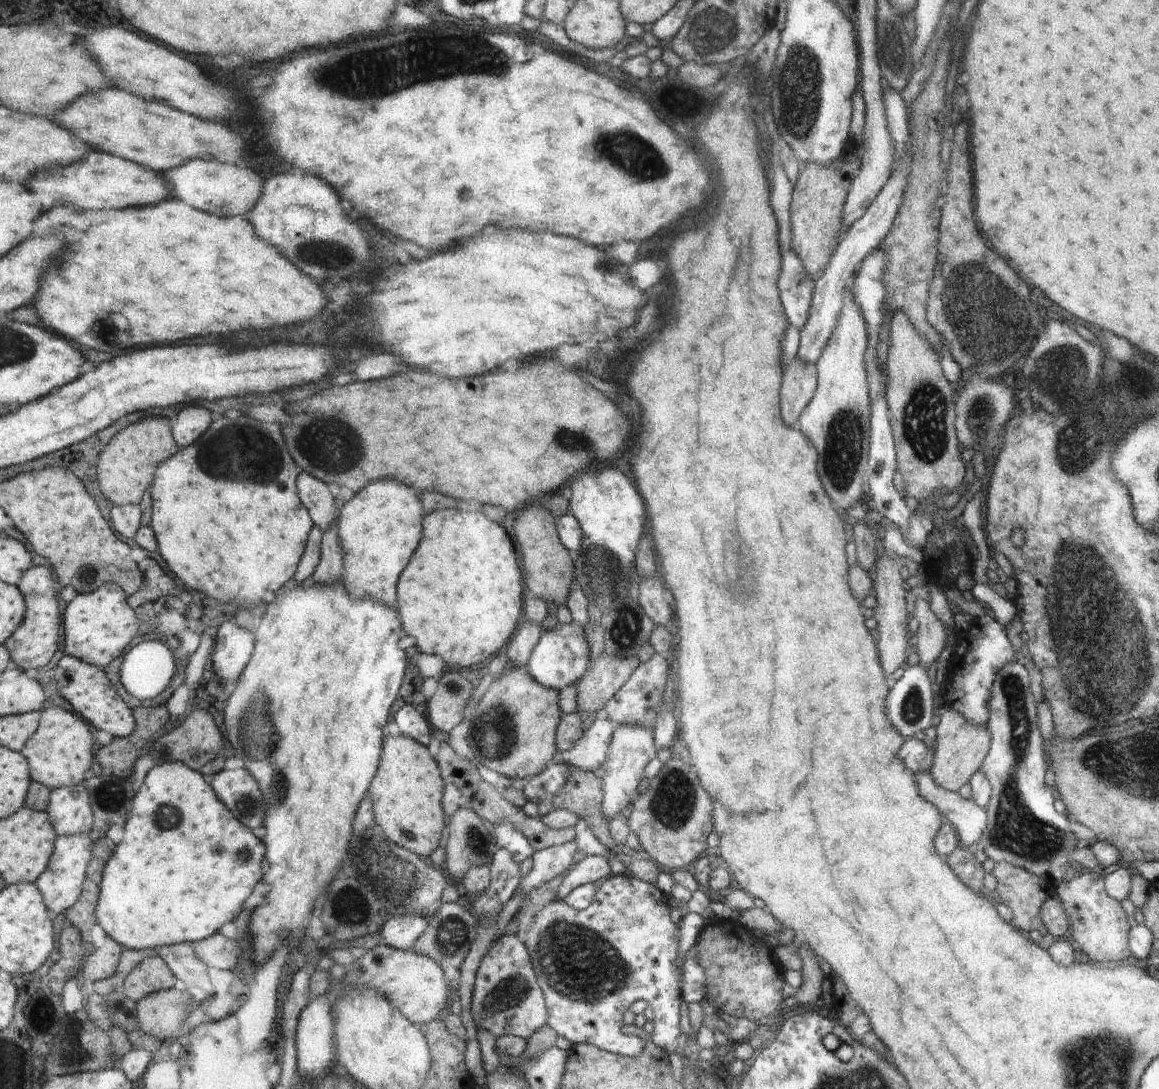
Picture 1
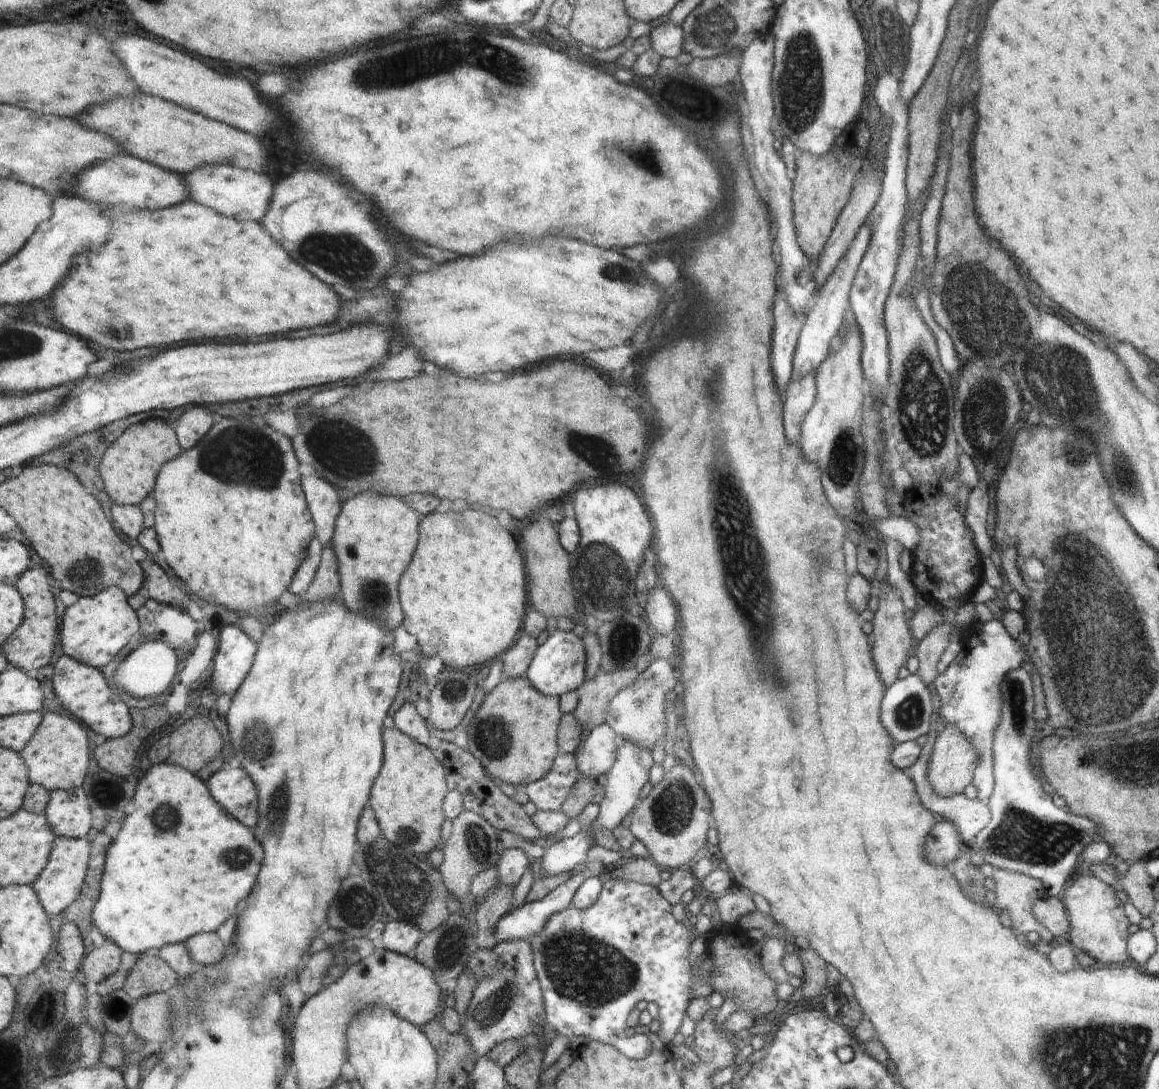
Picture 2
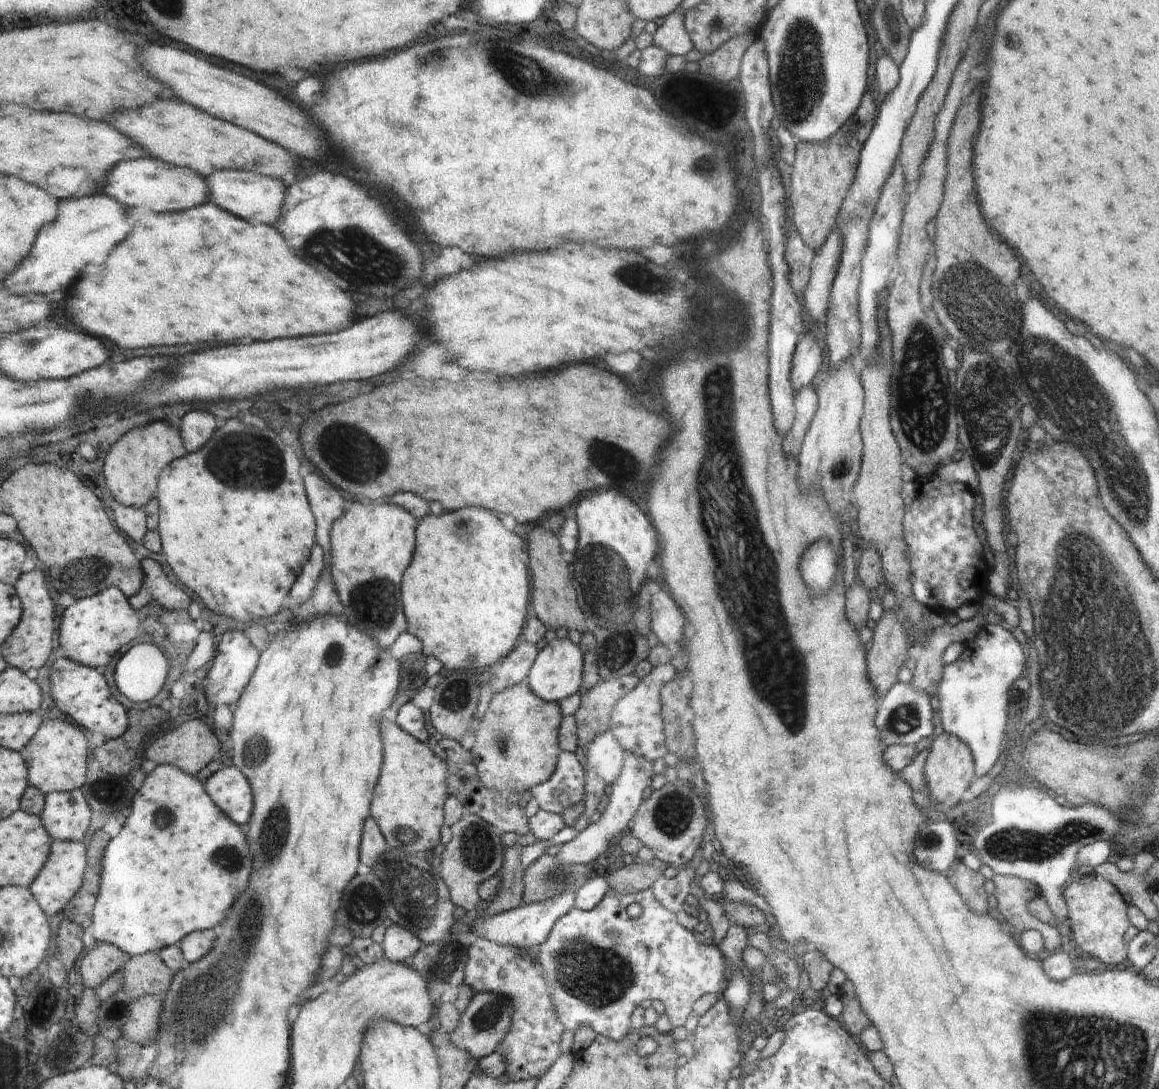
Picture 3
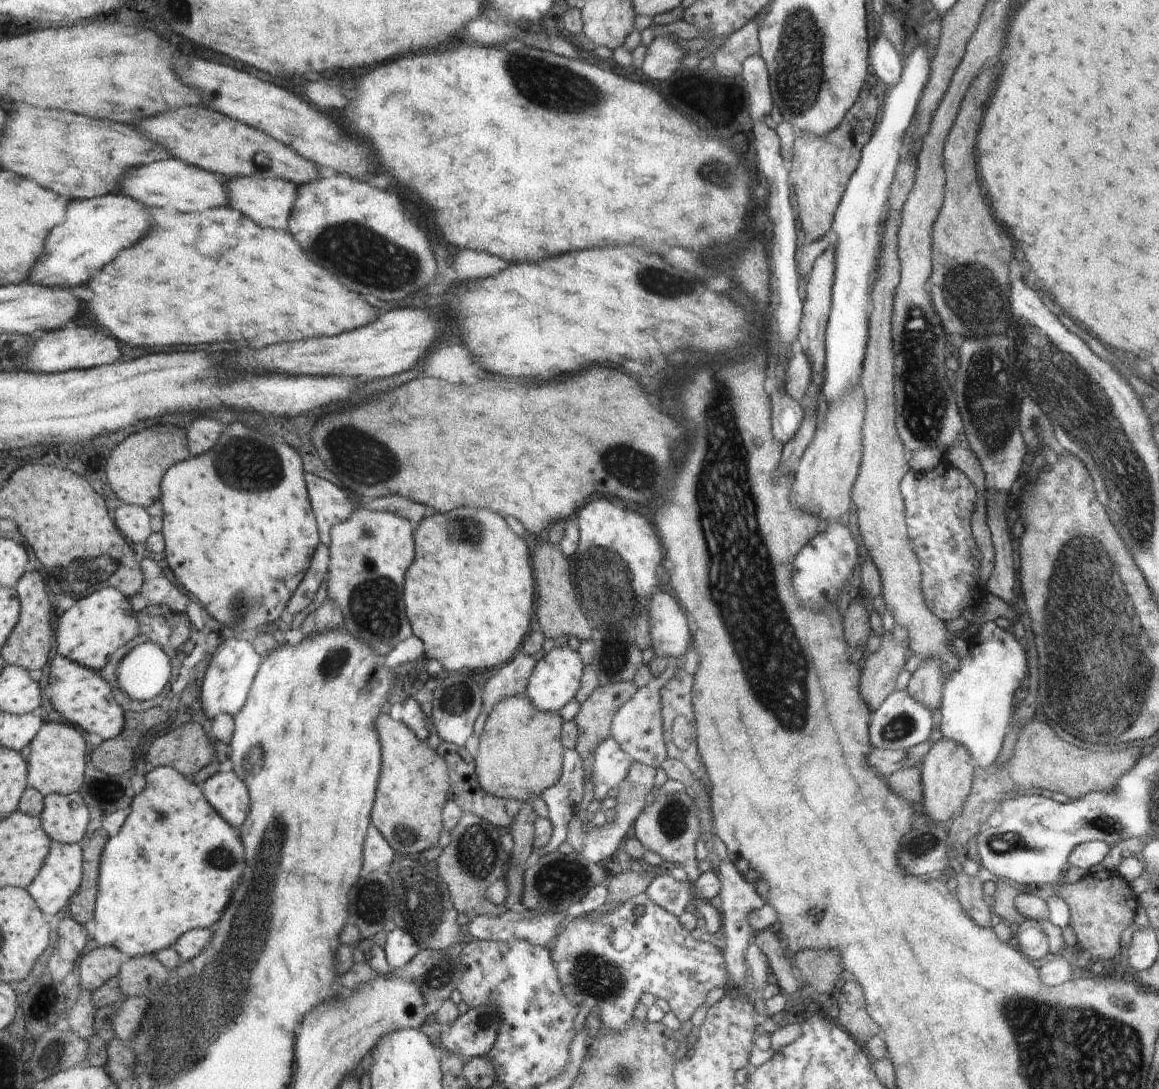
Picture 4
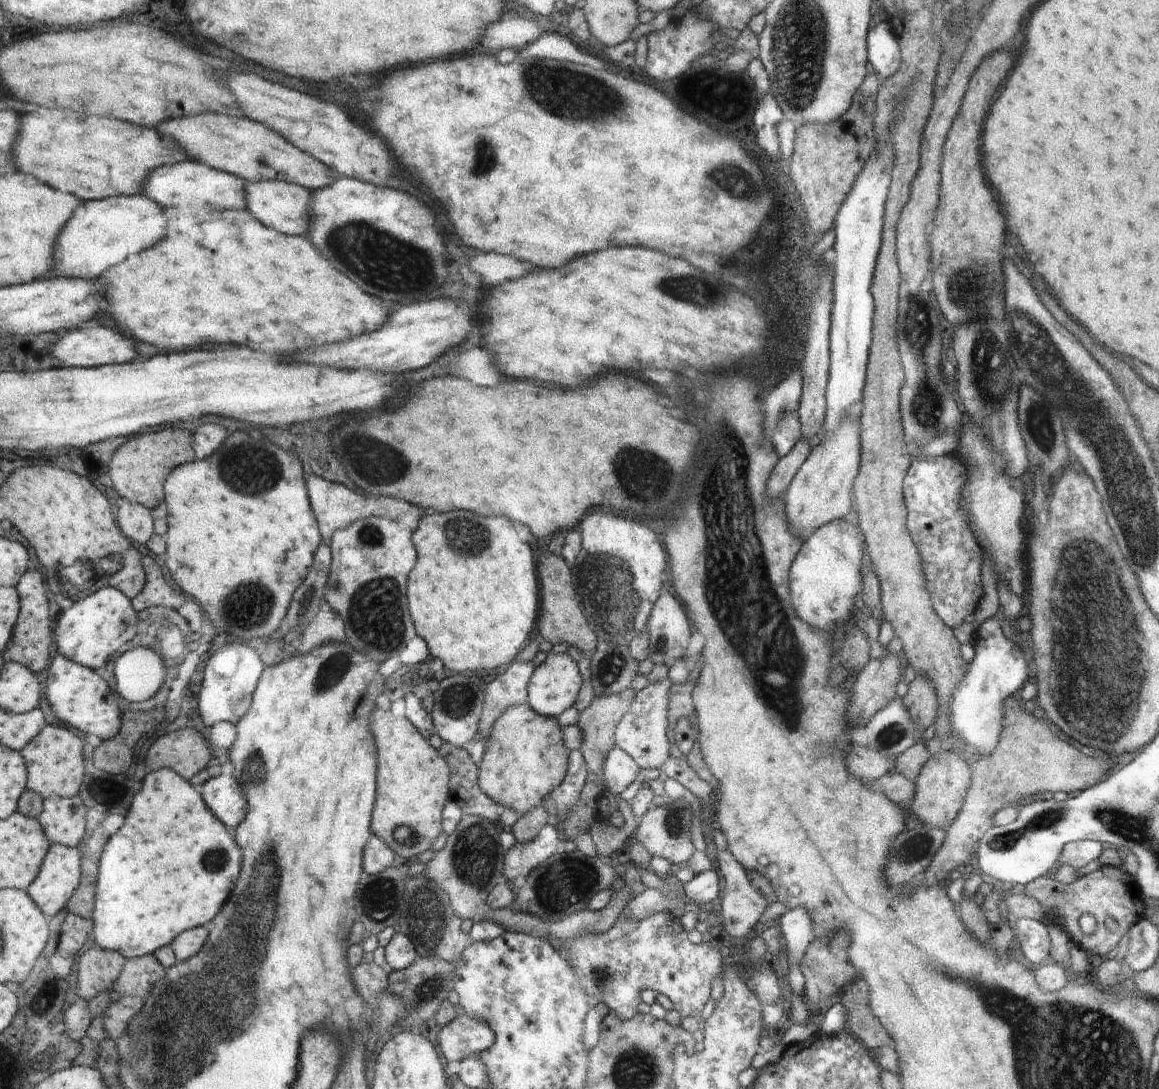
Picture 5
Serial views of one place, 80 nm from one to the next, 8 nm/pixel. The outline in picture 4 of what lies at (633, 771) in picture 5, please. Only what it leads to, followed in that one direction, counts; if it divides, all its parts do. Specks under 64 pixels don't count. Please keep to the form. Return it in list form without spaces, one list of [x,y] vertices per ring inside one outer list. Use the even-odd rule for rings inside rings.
[[[611,736],[597,748],[592,782],[594,799],[611,796],[628,777],[632,760]]]

